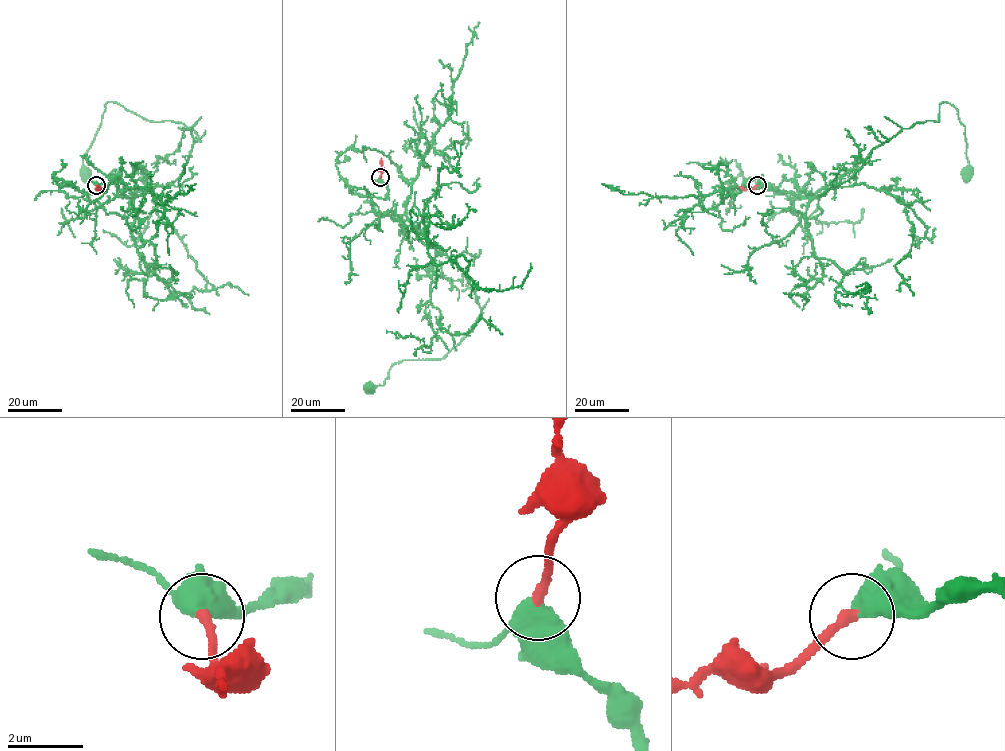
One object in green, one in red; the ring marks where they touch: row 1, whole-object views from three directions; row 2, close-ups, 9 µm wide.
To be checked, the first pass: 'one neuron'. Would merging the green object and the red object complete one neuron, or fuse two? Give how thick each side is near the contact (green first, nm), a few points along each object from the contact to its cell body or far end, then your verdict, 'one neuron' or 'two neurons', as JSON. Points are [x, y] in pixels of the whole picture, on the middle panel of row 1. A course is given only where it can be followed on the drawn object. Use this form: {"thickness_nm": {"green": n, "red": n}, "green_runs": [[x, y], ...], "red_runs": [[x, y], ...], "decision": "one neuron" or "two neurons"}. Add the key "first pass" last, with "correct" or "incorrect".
{"thickness_nm": {"green": 440, "red": 280}, "green_runs": [[380, 178], [373, 211], [449, 256], [482, 315], [442, 358], [395, 363], [371, 389]], "red_runs": [[380, 177], [381, 158]], "decision": "one neuron", "first pass": "correct"}

